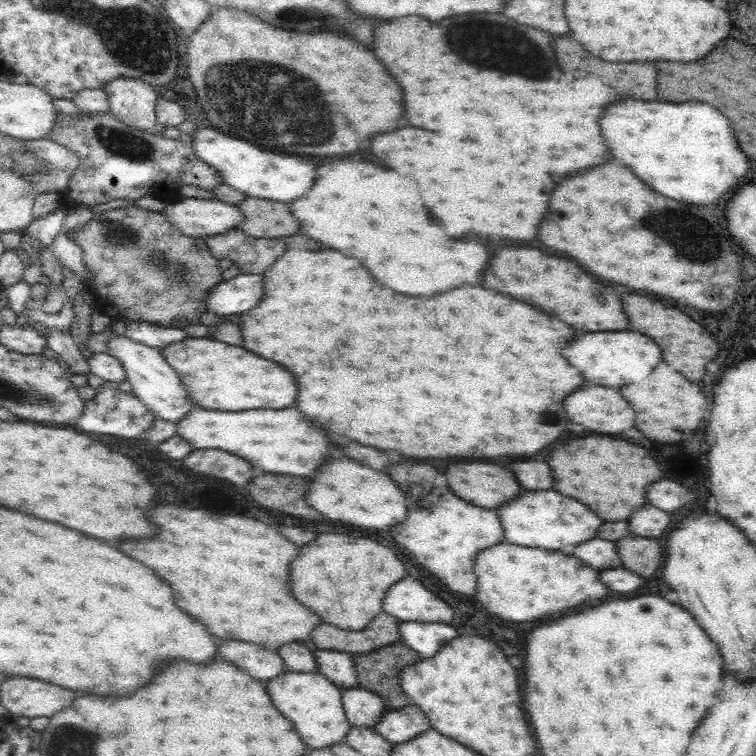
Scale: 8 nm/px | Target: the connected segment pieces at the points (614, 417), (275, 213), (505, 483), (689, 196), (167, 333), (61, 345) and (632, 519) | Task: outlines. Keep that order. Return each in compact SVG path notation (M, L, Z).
M582 386L564 396L562 400L562 410L568 422L580 424L592 432L600 434L618 434L624 428L632 428L632 410L628 404L622 400L622 396L616 392L616 388L600 388L600 386Z
M246 197L233 205L241 214L237 228L254 238L280 238L300 232L287 203Z
M486 462L452 464L444 470L448 488L460 499L478 508L495 509L518 494L512 474Z
M620 100L622 102L612 102L602 108L598 118L598 132L610 156L624 162L636 178L650 186L650 190L688 204L710 204L718 200L724 192L732 190L738 178L744 176L746 156L736 148L728 122L720 112L716 112L715 107L698 101L669 103L666 100Z
M133 321L127 328L126 336L138 344L161 349L166 344L180 342L186 338L180 328L166 328L148 322Z
M48 330L47 346L58 354L58 361L65 367L69 374L88 376L89 371L86 357L82 350L76 346L70 334L60 334L57 330Z
M648 504L634 510L626 522L629 535L648 539L655 539L661 532L666 532L670 526L668 514Z

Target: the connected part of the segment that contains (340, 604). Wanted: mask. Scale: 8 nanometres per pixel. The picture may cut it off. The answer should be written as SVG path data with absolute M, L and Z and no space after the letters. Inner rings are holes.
M318 534L318 548L304 548L290 560L290 596L314 610L326 624L356 632L380 612L380 600L390 584L404 576L402 562L378 542L346 534Z

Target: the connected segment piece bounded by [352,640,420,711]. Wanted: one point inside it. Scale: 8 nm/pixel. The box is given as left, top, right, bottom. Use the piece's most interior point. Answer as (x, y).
(376, 671)

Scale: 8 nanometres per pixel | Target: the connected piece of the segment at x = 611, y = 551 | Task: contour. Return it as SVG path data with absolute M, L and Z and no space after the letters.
M588 538L574 546L572 556L594 570L622 567L612 541Z

